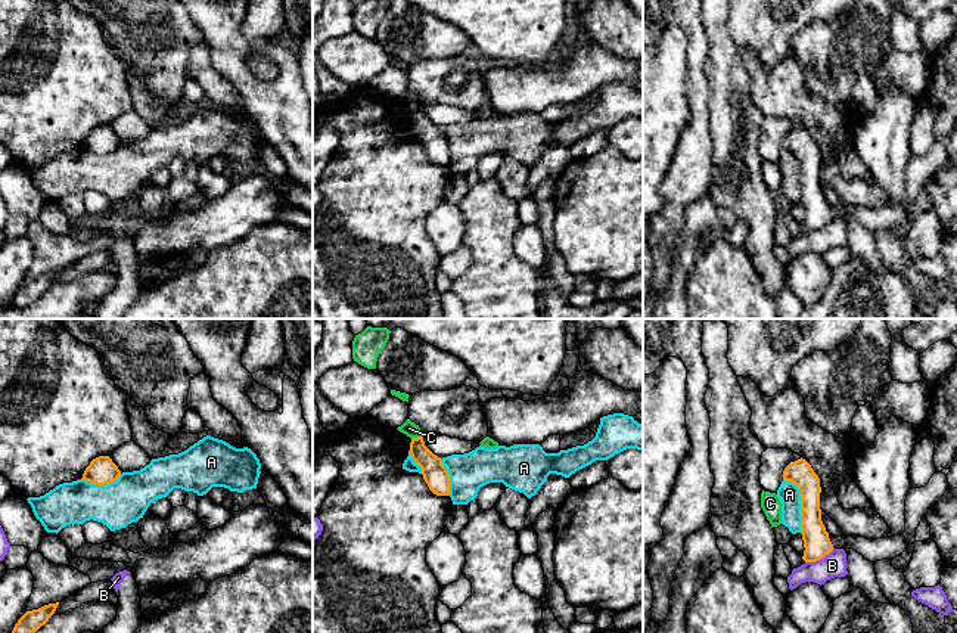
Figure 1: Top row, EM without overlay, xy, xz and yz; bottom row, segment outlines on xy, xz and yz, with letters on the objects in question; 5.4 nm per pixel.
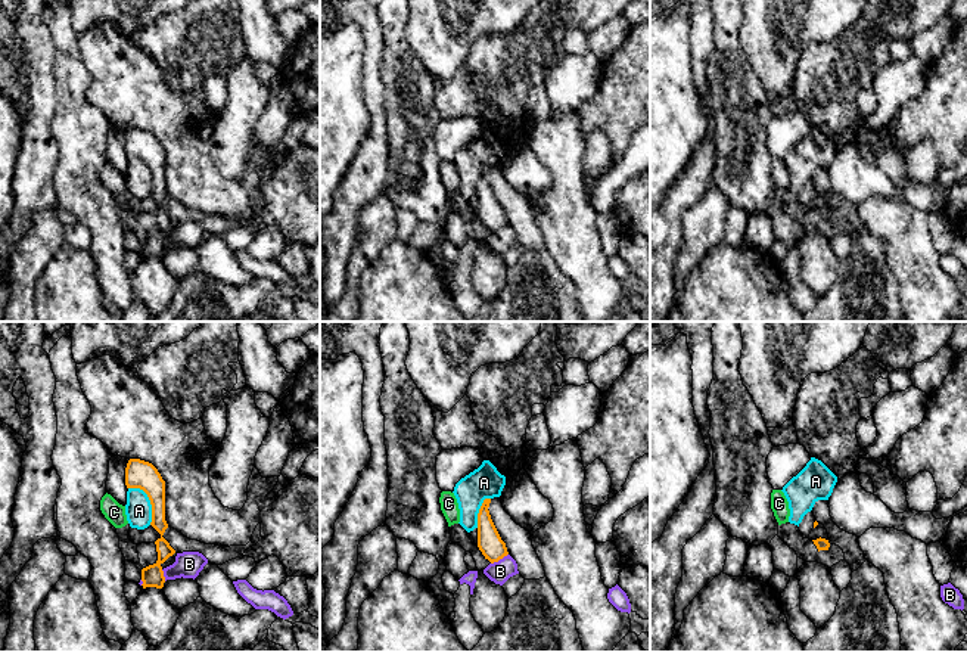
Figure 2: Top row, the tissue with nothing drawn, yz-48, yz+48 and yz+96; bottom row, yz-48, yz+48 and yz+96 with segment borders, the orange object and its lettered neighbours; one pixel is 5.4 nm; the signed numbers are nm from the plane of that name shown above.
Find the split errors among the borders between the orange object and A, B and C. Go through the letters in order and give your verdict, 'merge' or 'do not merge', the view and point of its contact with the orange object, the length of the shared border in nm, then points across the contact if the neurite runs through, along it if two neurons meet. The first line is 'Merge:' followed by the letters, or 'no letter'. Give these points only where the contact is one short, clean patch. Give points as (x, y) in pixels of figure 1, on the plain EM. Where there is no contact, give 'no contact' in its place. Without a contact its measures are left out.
Merge: no letter
A: do not merge; meets orange in yz at (801, 173); contact 320 nm long; border along yz (783, 148), (789, 149), (799, 161), (801, 201)
B: do not merge; meets orange in yz at (819, 229); contact 180 nm long; border along yz (833, 217), (822, 227), (805, 232)
C: do not merge; meets orange in xz at (418, 106); contact 60 nm long; border along xz (420, 105), (412, 109)

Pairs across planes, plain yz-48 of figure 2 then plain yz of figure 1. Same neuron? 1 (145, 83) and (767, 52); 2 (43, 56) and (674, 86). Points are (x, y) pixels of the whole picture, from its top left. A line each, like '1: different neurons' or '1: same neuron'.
1: different neurons
2: different neurons

